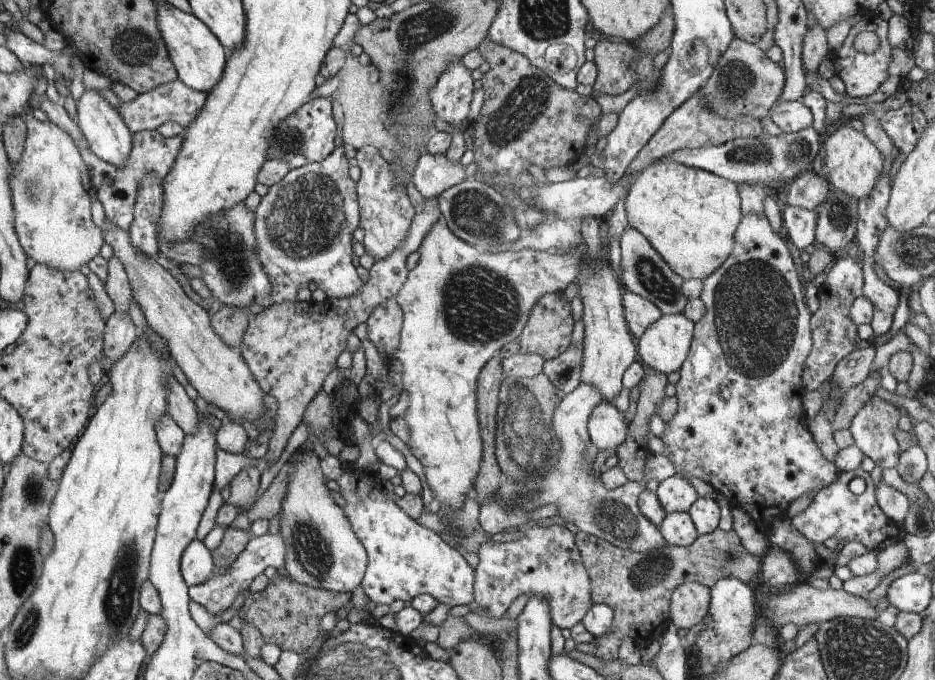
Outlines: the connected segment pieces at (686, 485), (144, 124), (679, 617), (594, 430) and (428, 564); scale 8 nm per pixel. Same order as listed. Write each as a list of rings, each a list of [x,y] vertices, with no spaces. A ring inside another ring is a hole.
[[[674,474],[659,481],[655,493],[667,514],[688,513],[699,497],[689,479],[686,479],[683,474]]]
[[[178,79],[153,88],[150,92],[139,94],[134,101],[120,104],[117,110],[129,125],[130,132],[135,134],[142,130],[157,130],[168,120],[178,122],[186,129],[186,126],[190,126],[192,120],[200,114],[204,104],[206,104],[206,93],[194,90]]]
[[[687,582],[674,590],[673,604],[670,605],[670,618],[680,629],[690,630],[702,622],[709,614],[712,590],[704,583]]]
[[[602,402],[589,417],[589,436],[599,449],[614,450],[628,438],[629,425],[613,403]]]
[[[350,467],[343,470],[337,484],[347,501],[344,504],[346,518],[368,551],[368,569],[361,582],[367,600],[376,604],[390,604],[393,600],[406,602],[420,593],[431,594],[439,604],[448,607],[470,604],[474,600],[476,570],[438,535],[439,532],[408,518],[380,488],[377,472]]]

